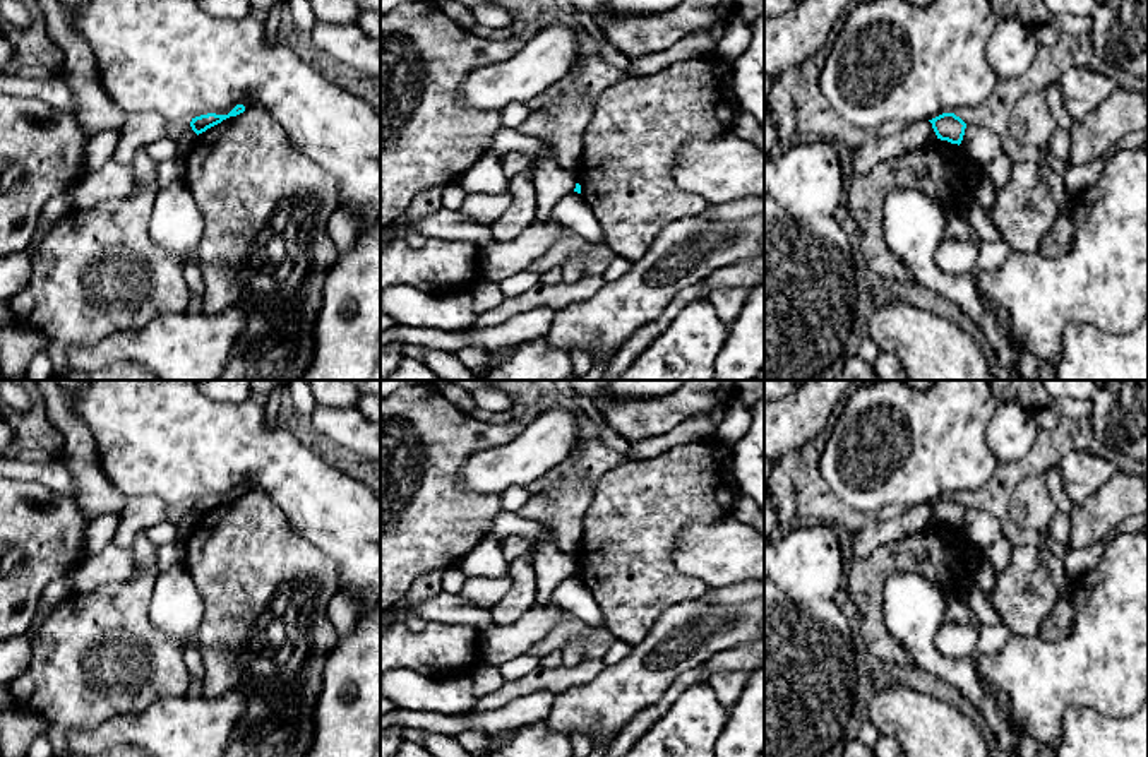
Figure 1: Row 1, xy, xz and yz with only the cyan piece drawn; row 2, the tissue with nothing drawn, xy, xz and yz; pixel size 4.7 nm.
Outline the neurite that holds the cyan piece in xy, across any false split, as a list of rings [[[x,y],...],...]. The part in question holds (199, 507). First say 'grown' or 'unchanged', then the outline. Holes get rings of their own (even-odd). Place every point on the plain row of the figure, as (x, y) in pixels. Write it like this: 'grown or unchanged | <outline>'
unchanged | [[[236,488],[228,498],[216,498],[216,497],[200,498],[200,500],[192,502],[190,510],[199,519],[199,517],[206,516],[207,512],[221,507],[223,504],[226,504],[230,500],[236,500],[243,495],[245,495],[245,490]]]

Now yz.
unchanged | [[[942,497],[929,505],[932,507],[937,522],[958,529],[961,528],[966,507],[960,500],[954,497]]]

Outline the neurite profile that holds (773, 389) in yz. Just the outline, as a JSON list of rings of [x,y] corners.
[[[764,380],[764,401],[780,401],[797,387],[795,380]]]

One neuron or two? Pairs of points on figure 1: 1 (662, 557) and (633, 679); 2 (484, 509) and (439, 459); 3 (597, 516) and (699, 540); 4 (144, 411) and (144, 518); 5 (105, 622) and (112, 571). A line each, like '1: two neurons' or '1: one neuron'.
1: two neurons
2: one neuron
3: two neurons
4: two neurons
5: two neurons

